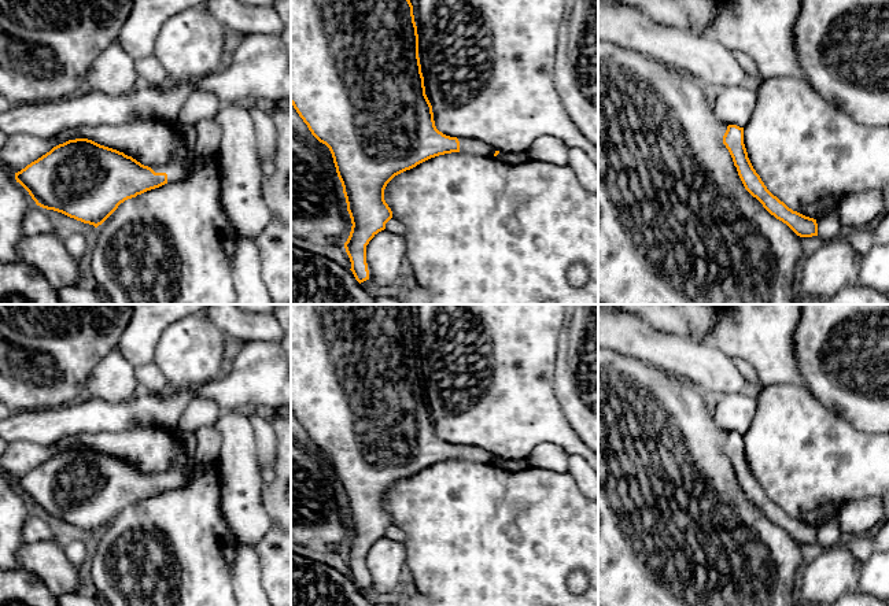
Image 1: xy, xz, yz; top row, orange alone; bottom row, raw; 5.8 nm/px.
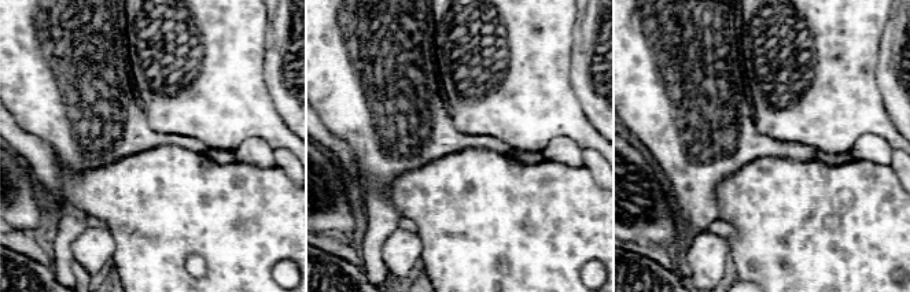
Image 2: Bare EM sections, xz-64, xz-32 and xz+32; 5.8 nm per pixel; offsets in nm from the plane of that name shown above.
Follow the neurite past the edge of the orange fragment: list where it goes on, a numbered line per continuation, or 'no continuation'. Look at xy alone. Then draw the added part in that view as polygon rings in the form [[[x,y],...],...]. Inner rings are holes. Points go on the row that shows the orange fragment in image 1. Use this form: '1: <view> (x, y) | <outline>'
1: xy (177, 169) | [[[176,122],[174,128],[178,145],[173,152],[171,160],[165,165],[151,167],[155,173],[166,173],[169,184],[177,182],[187,177],[188,169],[192,165],[196,144],[195,126]]]

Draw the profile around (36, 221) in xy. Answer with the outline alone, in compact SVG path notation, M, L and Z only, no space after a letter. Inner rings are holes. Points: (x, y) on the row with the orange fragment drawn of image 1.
M33 207L23 219L23 230L27 236L34 236L40 233L54 233L54 223L44 211L43 207Z

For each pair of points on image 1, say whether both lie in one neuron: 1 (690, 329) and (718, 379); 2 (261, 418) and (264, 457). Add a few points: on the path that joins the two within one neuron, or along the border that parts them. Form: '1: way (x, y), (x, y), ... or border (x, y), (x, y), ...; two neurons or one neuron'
1: border (666, 333), (701, 343); two neurons
2: way (262, 428), (264, 447); one neuron

